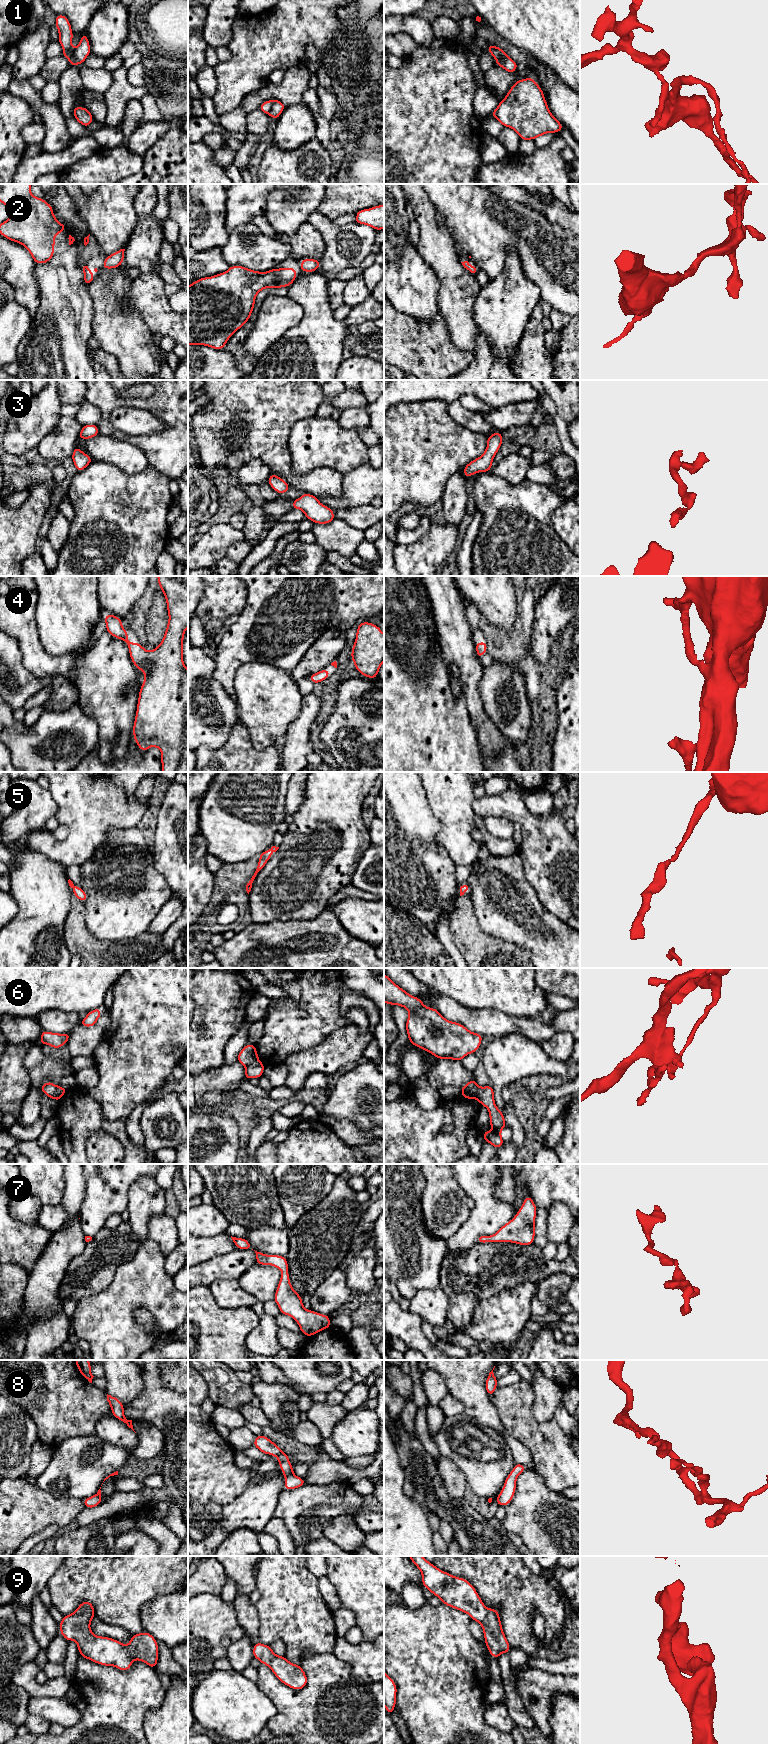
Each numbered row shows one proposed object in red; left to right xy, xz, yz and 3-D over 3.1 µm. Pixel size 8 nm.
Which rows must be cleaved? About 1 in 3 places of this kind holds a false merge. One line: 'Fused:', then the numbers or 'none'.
Fused: 1, 6

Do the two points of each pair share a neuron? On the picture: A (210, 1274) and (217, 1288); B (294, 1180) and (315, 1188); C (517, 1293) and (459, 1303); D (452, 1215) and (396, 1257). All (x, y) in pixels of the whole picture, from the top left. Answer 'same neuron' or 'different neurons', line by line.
A: different neurons
B: same neuron
C: different neurons
D: different neurons

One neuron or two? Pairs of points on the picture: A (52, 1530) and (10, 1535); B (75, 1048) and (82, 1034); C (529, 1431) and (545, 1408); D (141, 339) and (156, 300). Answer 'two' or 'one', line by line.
A: two
B: one
C: two
D: two

